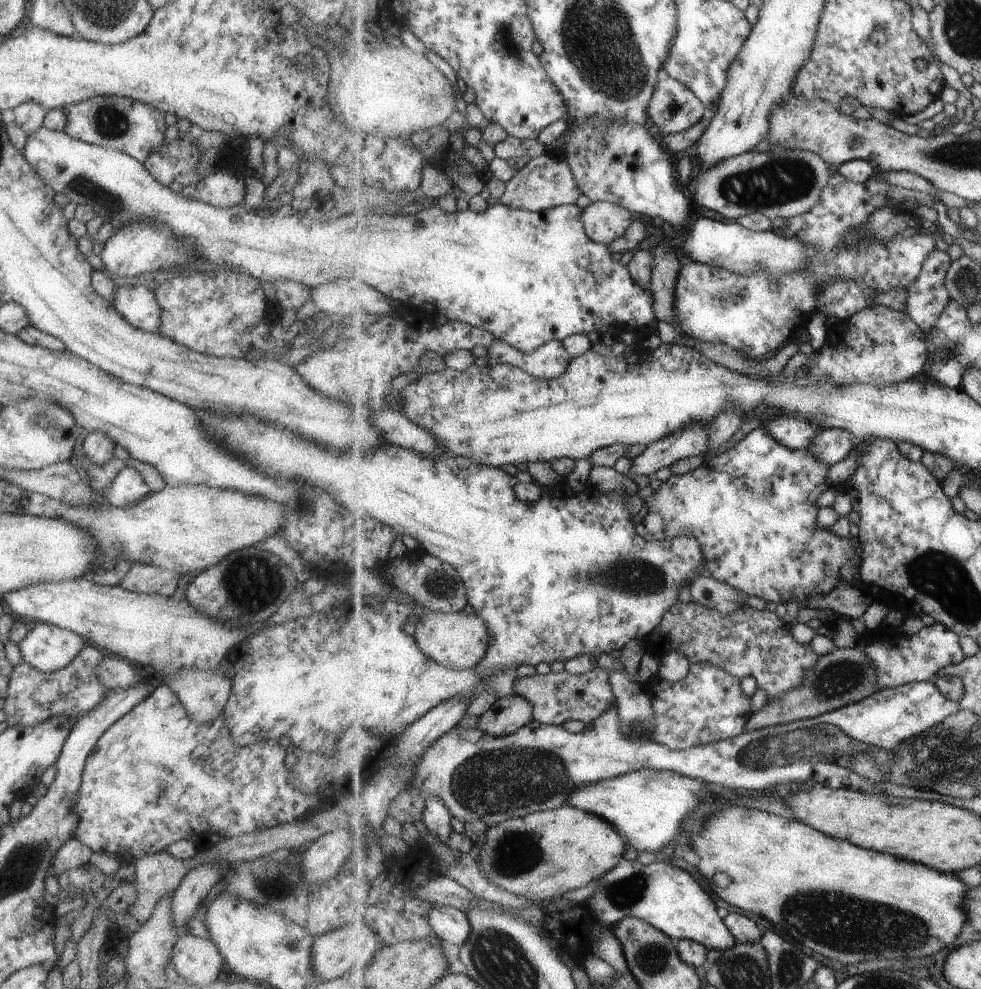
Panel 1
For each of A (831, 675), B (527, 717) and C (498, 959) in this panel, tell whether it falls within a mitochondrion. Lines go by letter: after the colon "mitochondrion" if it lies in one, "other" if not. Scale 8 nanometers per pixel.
A: mitochondrion
B: other
C: mitochondrion

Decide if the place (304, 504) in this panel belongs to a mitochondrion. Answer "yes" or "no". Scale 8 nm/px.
yes

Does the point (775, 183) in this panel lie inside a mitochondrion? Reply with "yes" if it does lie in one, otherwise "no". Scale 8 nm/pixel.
yes

